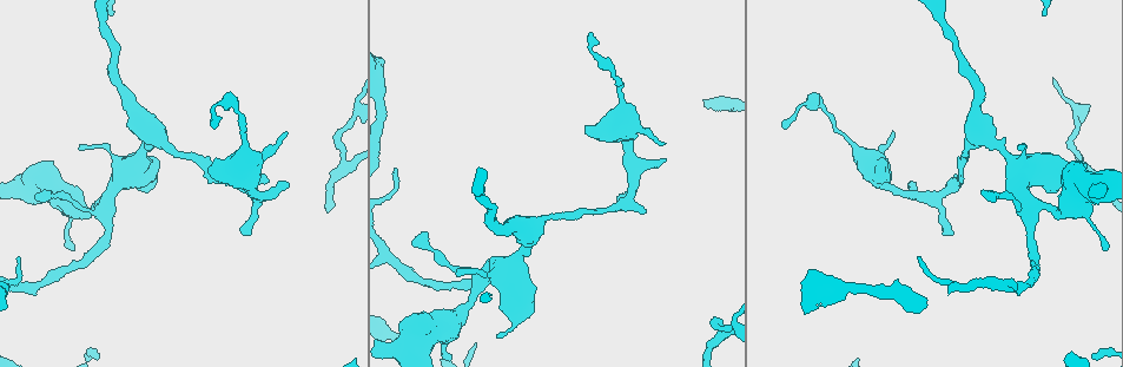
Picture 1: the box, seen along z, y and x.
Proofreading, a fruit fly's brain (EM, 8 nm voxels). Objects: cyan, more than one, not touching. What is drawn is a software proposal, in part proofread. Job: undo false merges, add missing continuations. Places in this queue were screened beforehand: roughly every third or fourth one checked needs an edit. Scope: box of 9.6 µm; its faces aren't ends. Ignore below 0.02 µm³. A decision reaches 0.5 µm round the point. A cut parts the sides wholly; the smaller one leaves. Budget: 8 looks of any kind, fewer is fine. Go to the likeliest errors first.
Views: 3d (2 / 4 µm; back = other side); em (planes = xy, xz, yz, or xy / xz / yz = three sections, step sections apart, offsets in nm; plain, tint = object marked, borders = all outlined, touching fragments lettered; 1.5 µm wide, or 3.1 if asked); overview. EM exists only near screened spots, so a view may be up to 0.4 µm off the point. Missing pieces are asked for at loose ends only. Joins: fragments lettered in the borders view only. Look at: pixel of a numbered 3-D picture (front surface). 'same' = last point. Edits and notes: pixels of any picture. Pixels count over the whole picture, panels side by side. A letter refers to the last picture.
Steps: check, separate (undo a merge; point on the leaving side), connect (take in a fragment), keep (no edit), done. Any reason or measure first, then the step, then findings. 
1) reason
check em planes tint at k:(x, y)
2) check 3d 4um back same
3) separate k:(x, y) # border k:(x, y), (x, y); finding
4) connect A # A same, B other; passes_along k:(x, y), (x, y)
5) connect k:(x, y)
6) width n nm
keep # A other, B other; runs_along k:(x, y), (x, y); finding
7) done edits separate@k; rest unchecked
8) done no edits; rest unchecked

free end
check 3d 4um at 1:(665, 158)

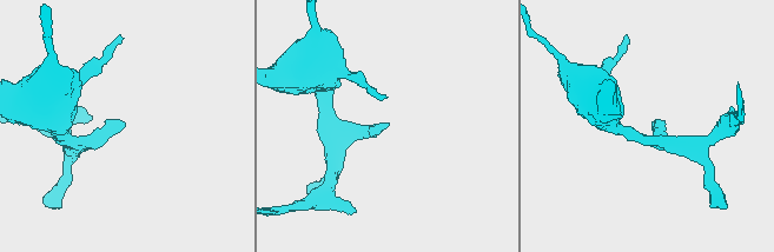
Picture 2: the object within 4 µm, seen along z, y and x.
check em planes borders at 2:(124, 122)

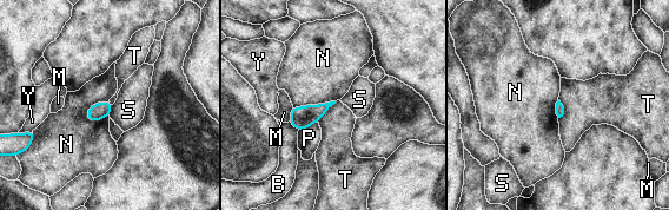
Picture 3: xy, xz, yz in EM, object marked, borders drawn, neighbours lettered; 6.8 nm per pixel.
keep # B other, M other, N other, P other, S other, T other, Y other; border 3:(336, 102), (317, 122); no lettered fragment goes on from it

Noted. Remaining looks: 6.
a narrow waist
check 3d 4um at 1:(1017, 174)

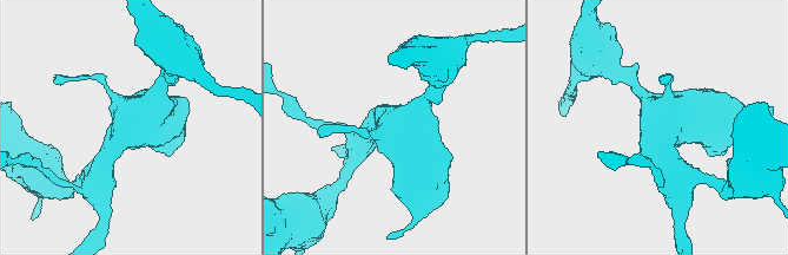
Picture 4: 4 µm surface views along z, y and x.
check em planes tint at 4:(397, 126)

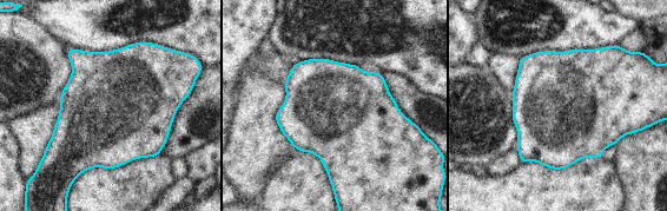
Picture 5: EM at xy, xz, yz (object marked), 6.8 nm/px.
check em planes borders same

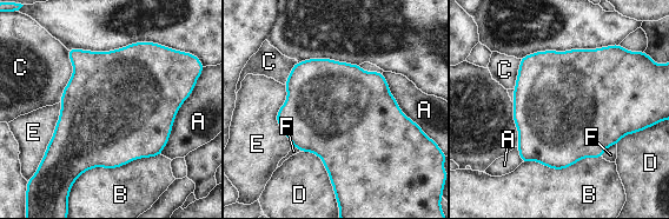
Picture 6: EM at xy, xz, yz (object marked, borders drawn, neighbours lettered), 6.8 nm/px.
width 750 nm
keep # A other, B other, C other, D other, E other, F other; border 6:(67, 50), (72, 77), (60, 103); all the same cell

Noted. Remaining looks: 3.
abrupt turn
check em planes tint at 1:(1082, 158)

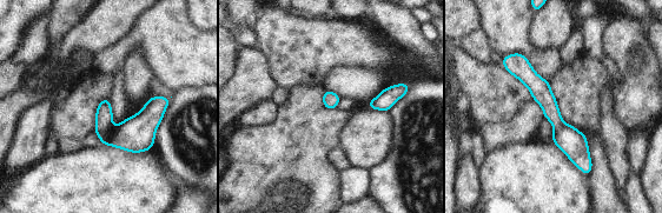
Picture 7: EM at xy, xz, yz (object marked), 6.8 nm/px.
what lies round it
check em planes borders same

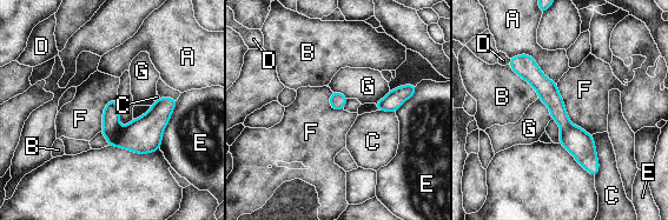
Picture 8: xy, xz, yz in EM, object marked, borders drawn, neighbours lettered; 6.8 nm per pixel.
longest_contact F 440 nm
keep # A other, B other, C other, D other, E other, F other, G other; one cell here

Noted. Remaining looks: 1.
done no edits; rest unchecked

